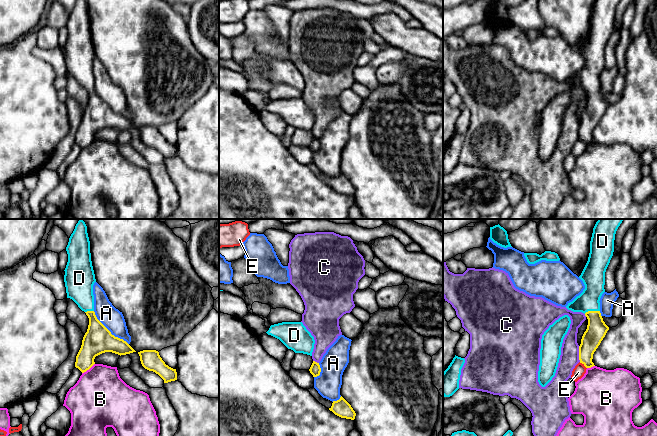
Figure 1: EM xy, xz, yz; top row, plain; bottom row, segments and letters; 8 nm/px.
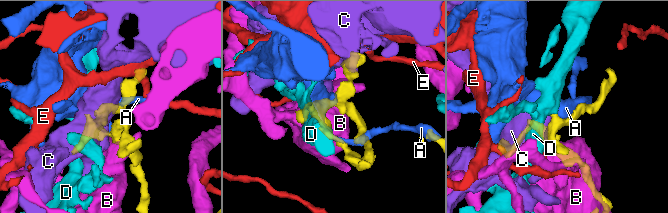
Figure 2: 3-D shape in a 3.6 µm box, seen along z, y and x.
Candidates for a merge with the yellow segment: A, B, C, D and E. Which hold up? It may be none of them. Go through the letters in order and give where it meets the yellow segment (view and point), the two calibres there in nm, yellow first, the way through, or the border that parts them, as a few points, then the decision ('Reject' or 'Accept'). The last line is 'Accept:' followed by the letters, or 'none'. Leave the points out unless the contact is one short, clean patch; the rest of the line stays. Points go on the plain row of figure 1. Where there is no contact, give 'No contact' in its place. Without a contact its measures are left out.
A: Touches yellow at xy (109, 107). Thickness 220 nm (yellow) against 170 nm. Reject
B: Touches yellow at xy (88, 145). Thickness 220 nm (yellow) against 460 nm. Boundary: xy (94, 139), (82, 149). Reject
C: Touches yellow at yz (579, 130). Thickness 160 nm (yellow) against 160 nm. Reject
D: Touches yellow at yz (591, 87). Thickness 160 nm (yellow) against 180 nm. Accept
E: Touches yellow at yz (584, 141). Thickness 160 nm (yellow) against 100 nm. Boundary: yz (579, 138), (586, 144). Reject
Accept: D

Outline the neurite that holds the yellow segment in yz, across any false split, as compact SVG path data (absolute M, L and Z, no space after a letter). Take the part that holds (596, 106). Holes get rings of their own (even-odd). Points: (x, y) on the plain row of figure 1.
M595 0L590 17L588 37L579 52L585 61L583 68L566 84L582 88L588 95L579 122L579 136L586 144L594 141L593 130L605 113L609 103L600 89L600 74L605 68L605 48L614 28L615 10L620 0Z

